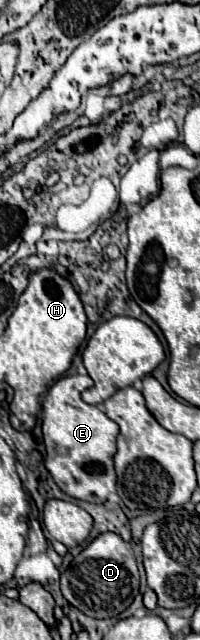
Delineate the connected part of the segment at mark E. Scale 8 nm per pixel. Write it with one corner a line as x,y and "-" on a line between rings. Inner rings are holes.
62,376
44,396
42,432
46,449
46,470
62,492
76,500
104,504
108,494
116,490
114,454
118,426
98,406
86,404
80,394
92,386
90,376

